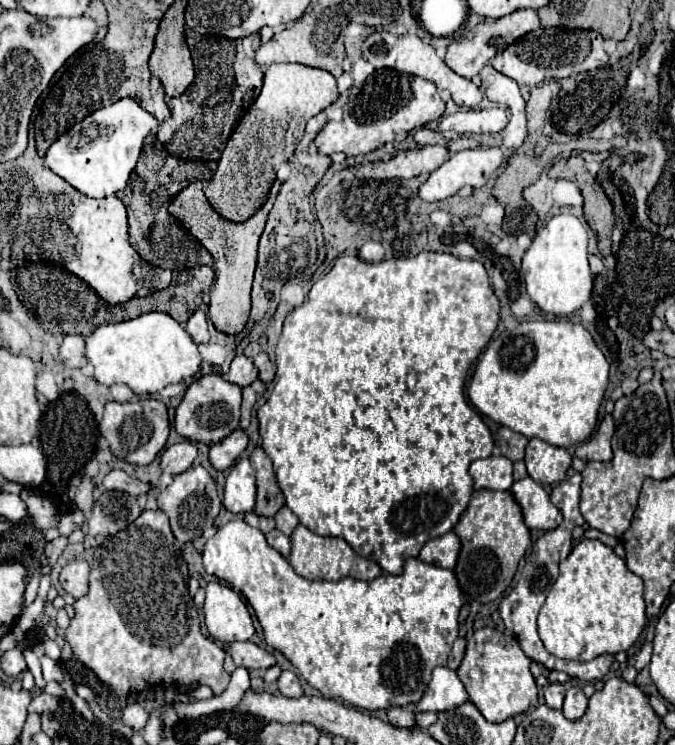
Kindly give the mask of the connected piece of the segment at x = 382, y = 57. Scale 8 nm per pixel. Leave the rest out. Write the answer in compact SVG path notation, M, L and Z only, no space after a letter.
M373 32L361 46L361 52L363 52L363 58L373 64L375 68L393 68L393 70L399 70L399 72L407 72L407 74L413 74L413 76L421 76L425 80L431 80L435 82L437 88L445 88L451 92L455 104L463 106L463 108L475 108L483 94L481 90L467 78L455 74L447 64L444 62L445 56L437 56L435 48L429 46L427 42L423 42L419 36L415 34L405 34L405 36L395 36L391 32Z

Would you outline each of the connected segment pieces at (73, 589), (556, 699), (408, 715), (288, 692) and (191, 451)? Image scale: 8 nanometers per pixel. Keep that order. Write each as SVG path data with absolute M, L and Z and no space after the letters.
M73 560L61 570L61 586L65 592L69 592L73 598L81 598L89 592L89 572L91 566L85 560Z
M555 682L555 684L549 684L549 688L545 690L545 704L549 708L555 708L559 710L561 704L563 704L563 696L565 696L565 686Z
M391 706L387 710L387 718L393 726L401 726L401 728L413 728L415 724L415 712L407 710L407 708L399 708L399 706Z
M291 670L281 672L281 676L277 678L277 686L279 686L279 690L281 690L283 696L291 696L291 698L303 696L303 688L301 688L301 684L299 684L299 678L297 678L297 674L291 672Z
M185 440L185 442L179 442L179 444L165 448L165 452L161 454L161 460L159 460L159 468L163 472L181 474L193 464L195 456L197 456L197 446L189 440Z

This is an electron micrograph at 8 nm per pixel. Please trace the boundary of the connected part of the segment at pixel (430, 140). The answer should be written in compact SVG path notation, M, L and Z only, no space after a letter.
M429 128L417 130L415 132L415 142L419 146L425 146L425 144L441 144L441 146L445 146L447 144L447 140L443 138L441 132L435 132L435 130L429 130Z

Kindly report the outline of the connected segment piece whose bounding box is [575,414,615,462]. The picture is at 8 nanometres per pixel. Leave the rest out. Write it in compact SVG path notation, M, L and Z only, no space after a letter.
M607 414L603 418L603 422L599 424L597 432L583 444L577 446L575 456L581 458L583 462L589 460L597 460L597 462L605 462L613 458L613 450L611 450L611 436L615 432L615 423L612 415Z

